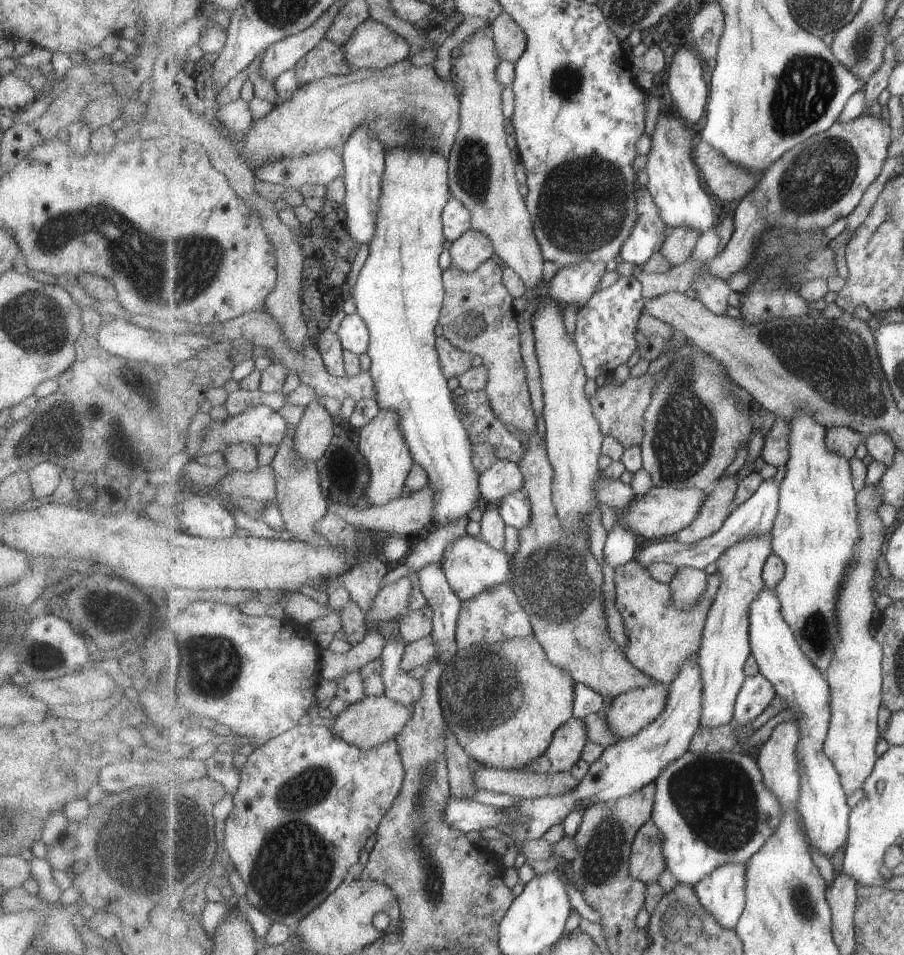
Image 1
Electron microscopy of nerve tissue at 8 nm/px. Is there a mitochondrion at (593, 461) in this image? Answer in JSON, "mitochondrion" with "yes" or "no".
{"mitochondrion":"no"}

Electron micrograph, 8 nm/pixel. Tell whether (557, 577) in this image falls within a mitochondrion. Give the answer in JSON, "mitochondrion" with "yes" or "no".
{"mitochondrion":"yes"}

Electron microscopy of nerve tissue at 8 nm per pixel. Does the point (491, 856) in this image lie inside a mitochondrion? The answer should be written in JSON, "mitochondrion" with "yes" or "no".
{"mitochondrion":"no"}

